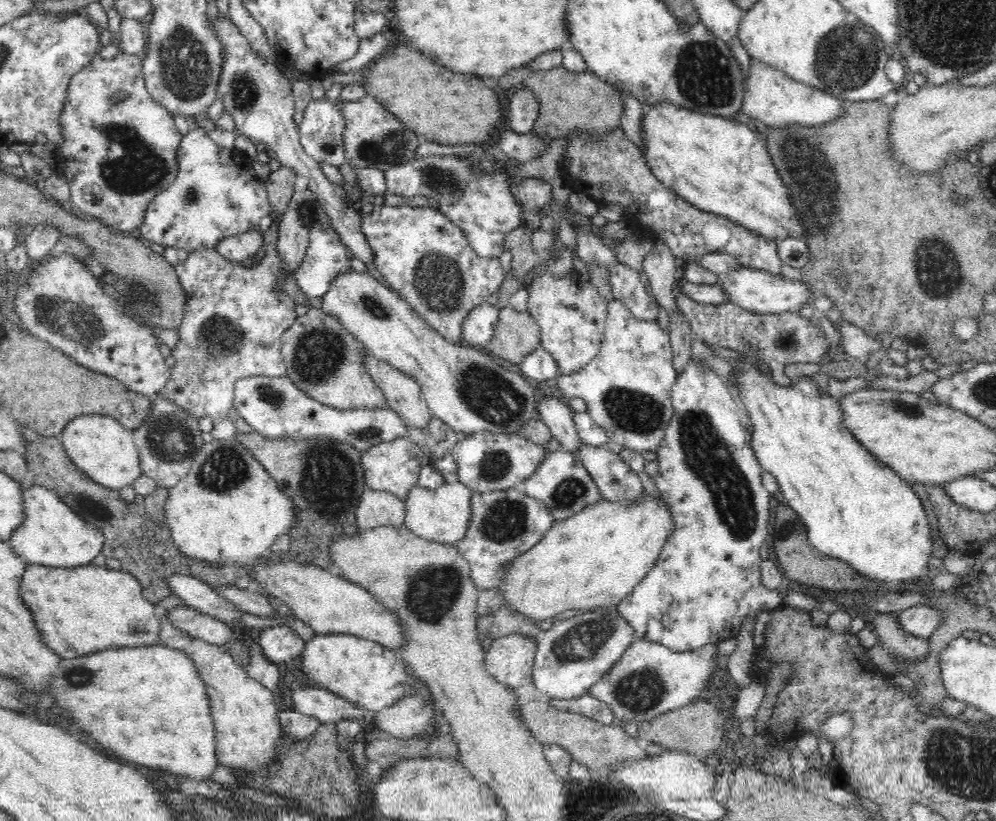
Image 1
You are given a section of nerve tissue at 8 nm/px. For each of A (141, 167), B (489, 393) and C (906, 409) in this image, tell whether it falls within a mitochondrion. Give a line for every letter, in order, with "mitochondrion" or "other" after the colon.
A: mitochondrion
B: mitochondrion
C: mitochondrion

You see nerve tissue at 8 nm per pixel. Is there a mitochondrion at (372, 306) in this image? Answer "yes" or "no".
yes

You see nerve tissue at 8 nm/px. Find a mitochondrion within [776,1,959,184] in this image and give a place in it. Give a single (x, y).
(846, 57)

